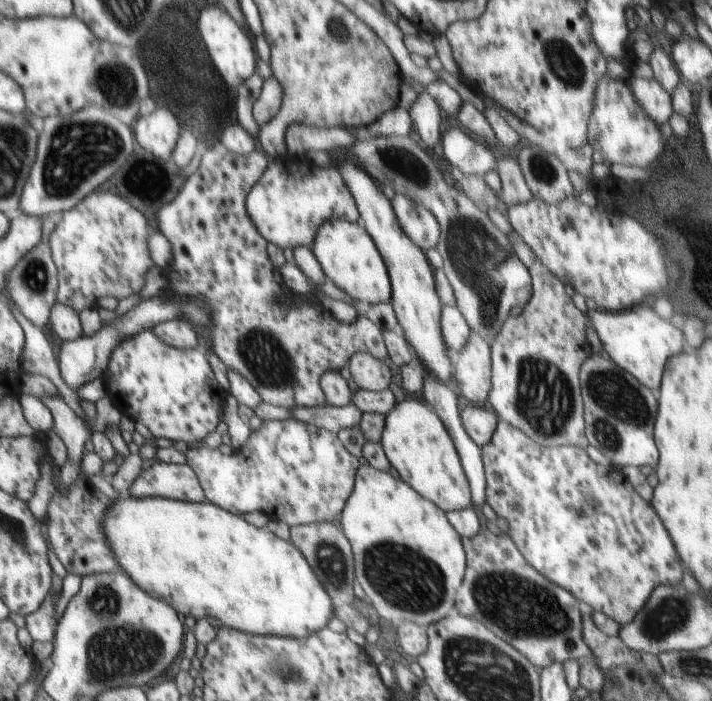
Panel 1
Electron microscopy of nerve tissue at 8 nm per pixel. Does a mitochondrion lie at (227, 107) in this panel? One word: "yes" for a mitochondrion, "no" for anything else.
no

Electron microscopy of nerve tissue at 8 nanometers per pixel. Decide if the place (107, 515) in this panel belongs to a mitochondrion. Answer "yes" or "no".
no

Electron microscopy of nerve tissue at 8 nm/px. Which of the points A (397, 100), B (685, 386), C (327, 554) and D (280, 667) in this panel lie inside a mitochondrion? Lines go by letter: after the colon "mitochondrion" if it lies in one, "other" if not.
A: other
B: other
C: mitochondrion
D: mitochondrion

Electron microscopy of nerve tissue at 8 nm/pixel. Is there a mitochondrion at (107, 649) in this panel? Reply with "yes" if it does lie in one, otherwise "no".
yes

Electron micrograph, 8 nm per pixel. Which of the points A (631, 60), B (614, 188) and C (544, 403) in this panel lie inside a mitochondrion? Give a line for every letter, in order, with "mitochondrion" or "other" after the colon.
A: other
B: other
C: mitochondrion

